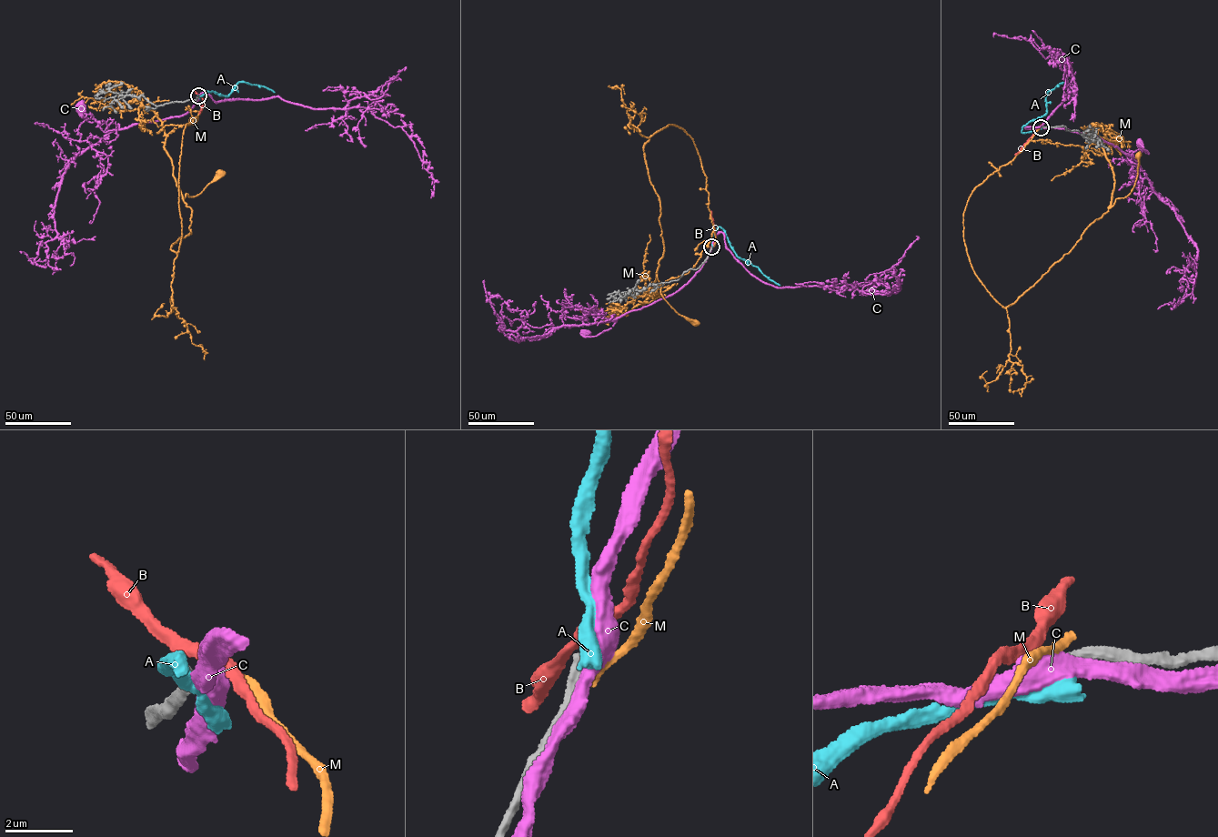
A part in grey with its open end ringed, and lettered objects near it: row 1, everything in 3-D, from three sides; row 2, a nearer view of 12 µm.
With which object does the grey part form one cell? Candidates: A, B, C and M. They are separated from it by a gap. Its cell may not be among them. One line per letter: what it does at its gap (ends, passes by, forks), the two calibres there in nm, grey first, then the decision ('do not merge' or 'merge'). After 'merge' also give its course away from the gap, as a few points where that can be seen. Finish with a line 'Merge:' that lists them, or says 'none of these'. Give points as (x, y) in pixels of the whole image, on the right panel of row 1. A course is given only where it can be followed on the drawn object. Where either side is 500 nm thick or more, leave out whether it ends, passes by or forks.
A: it passes by; 280 nm thick on the grey side, 480 nm on the other; do not merge
B: it passes by; 280 nm thick on the grey side, 300 nm on the other; do not merge
C: 280 nm thick on the grey side, 550 nm on the other; do not merge
M: it ends there; 280 nm thick on the grey side, 240 nm on the other; do not merge
Merge: none of these

